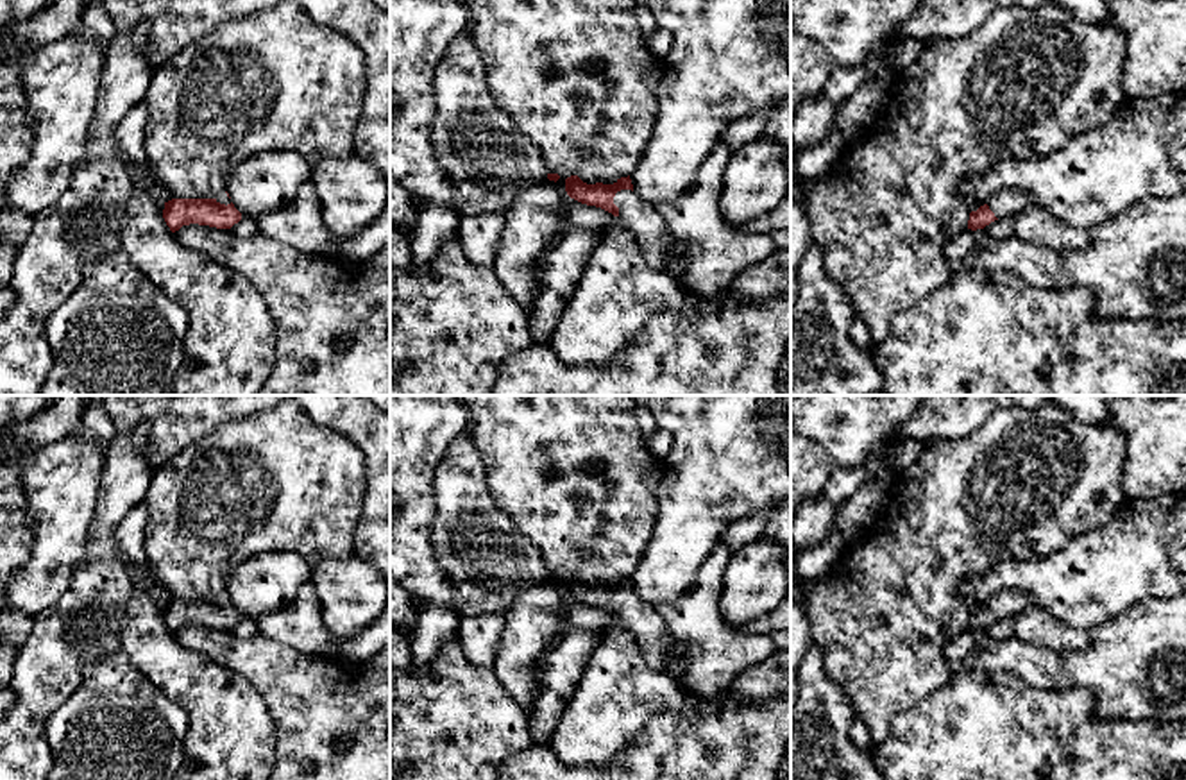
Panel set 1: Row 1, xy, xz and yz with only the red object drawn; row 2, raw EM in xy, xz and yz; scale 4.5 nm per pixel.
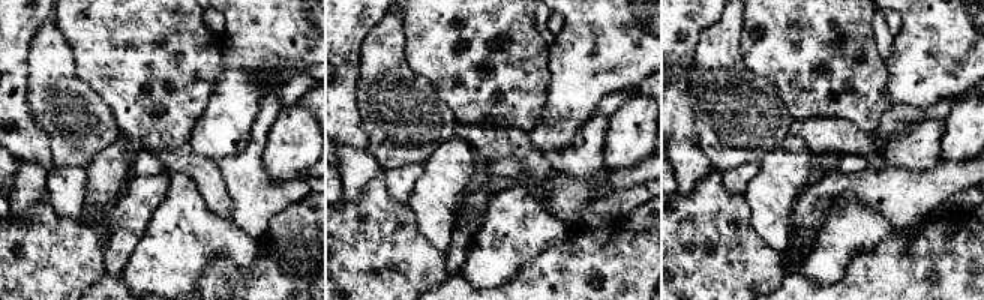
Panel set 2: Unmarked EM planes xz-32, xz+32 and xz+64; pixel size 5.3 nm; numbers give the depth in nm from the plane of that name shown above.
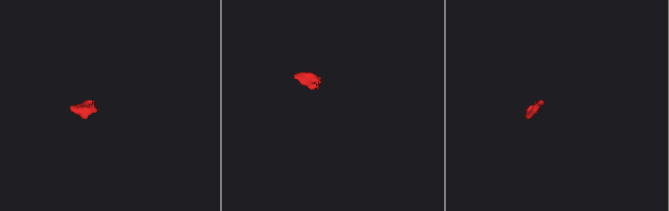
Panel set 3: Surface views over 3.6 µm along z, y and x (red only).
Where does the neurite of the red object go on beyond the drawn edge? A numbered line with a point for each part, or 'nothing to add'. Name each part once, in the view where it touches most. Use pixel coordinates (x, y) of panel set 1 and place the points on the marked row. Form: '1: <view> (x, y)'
1: xz (637, 215)

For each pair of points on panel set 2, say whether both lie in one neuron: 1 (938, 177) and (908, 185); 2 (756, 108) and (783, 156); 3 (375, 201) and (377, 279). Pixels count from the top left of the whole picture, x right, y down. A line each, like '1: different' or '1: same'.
1: same
2: different
3: same

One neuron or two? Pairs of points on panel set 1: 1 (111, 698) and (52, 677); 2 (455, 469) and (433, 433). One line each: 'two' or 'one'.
1: two
2: two

